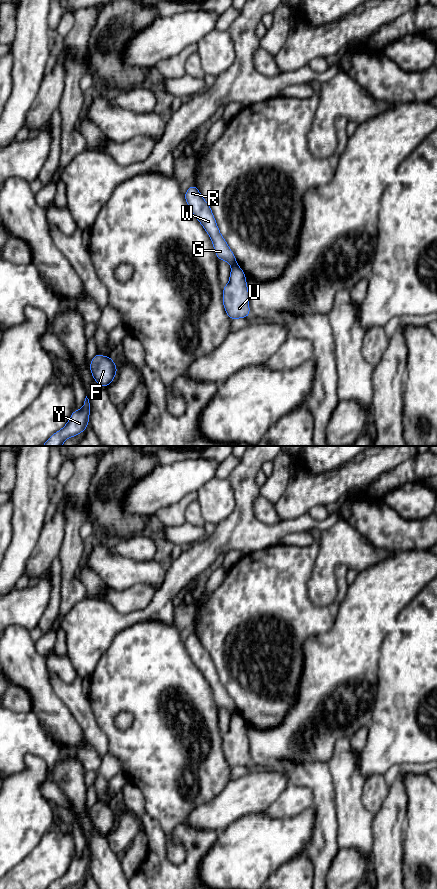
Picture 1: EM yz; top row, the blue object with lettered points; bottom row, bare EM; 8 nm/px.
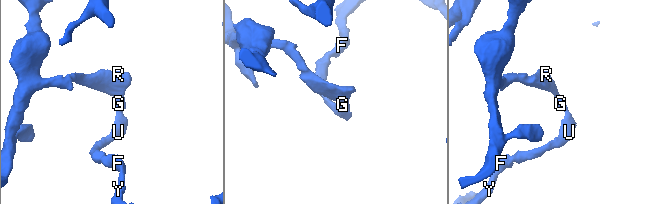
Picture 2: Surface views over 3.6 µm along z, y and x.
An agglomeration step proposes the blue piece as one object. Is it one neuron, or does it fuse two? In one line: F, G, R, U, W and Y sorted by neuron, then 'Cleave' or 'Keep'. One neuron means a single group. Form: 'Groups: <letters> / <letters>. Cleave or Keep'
Groups: F U Y / G R W. Cleave

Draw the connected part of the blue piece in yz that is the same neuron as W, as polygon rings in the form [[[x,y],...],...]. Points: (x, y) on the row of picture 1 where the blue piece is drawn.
[[[195,185],[190,186],[184,196],[191,212],[210,236],[218,260],[227,261],[231,267],[236,265],[237,261],[234,253],[220,234],[211,208],[203,199],[198,188]]]

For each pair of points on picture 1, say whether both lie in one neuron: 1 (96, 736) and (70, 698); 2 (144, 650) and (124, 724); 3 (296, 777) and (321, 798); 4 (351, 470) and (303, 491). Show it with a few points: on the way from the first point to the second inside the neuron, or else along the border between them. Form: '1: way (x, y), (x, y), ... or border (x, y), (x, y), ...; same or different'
1: way (90, 727), (79, 707); same
2: border (133, 715), (120, 712), (114, 723); different
3: way (304, 777), (319, 790); same
4: way (339, 481), (326, 488), (315, 489); same

